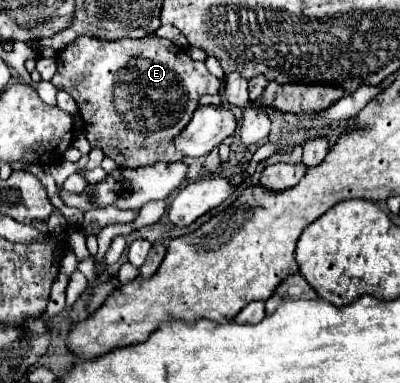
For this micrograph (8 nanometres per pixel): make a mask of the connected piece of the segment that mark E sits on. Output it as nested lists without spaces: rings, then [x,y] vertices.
[[[155,34],[141,40],[101,40],[95,36],[79,36],[57,56],[57,74],[53,76],[51,84],[57,90],[71,94],[71,98],[79,106],[79,114],[85,122],[85,136],[91,146],[101,148],[105,156],[121,168],[139,168],[157,160],[183,160],[183,154],[179,150],[169,152],[173,140],[189,124],[193,112],[199,106],[199,98],[203,94],[217,94],[221,88],[221,80],[209,74],[205,62],[191,60],[185,50],[175,46],[171,40],[159,38]]]

